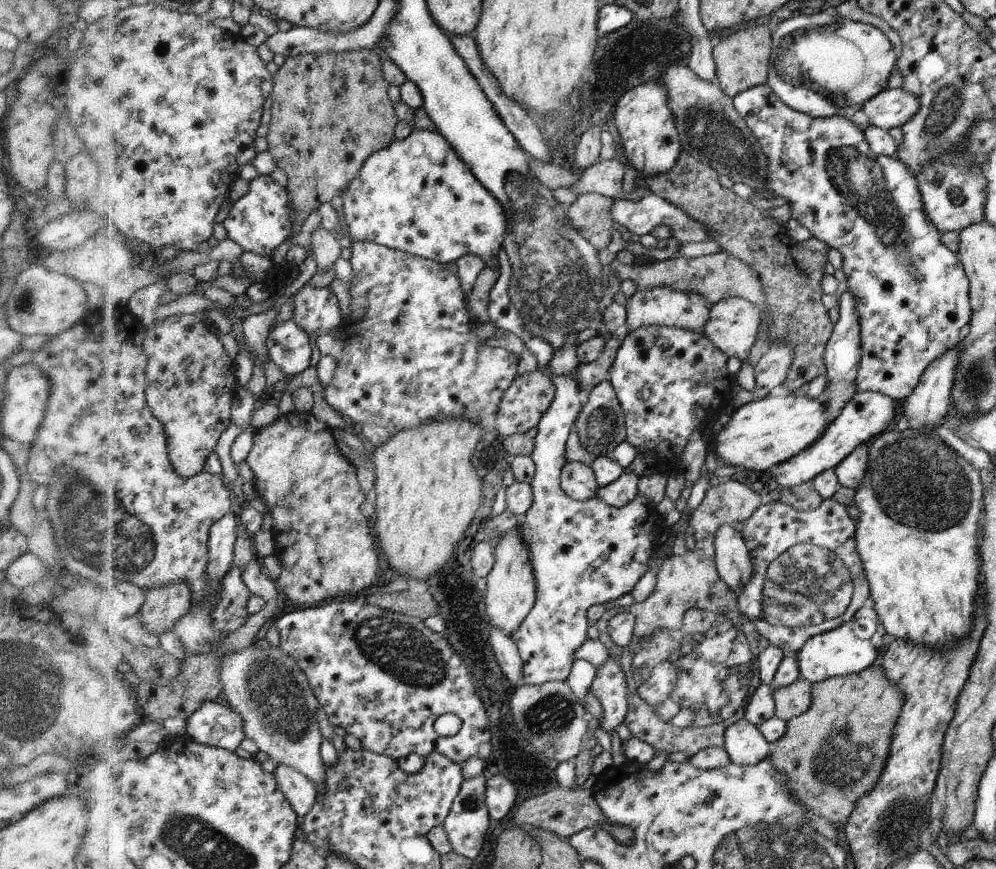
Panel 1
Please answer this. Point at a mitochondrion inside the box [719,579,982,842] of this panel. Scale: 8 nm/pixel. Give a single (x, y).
(841, 761)

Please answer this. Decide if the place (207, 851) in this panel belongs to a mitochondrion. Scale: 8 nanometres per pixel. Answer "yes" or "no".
yes

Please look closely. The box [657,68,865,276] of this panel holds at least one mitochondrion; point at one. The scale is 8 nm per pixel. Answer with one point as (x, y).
(712, 134)

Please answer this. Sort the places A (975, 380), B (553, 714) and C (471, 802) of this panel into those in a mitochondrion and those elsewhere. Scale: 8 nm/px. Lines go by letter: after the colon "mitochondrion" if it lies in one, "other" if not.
A: mitochondrion
B: mitochondrion
C: mitochondrion

